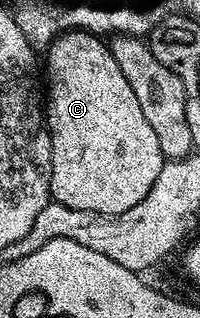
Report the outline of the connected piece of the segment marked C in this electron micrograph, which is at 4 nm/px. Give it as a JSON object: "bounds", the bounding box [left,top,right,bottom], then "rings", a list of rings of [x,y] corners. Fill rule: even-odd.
{"bounds":[46,30,165,214],"rings":[[[69,30],[60,33],[46,49],[48,55],[48,80],[46,76],[46,123],[48,133],[52,135],[52,195],[51,199],[62,206],[70,206],[74,210],[94,210],[98,214],[122,214],[130,210],[130,206],[138,206],[146,194],[150,194],[150,186],[158,182],[158,174],[162,170],[165,158],[162,146],[158,146],[158,137],[150,122],[146,122],[146,114],[142,114],[142,106],[138,106],[138,98],[126,82],[126,74],[122,74],[122,66],[114,62],[114,54],[107,43],[104,44],[99,35],[83,30]]]}

